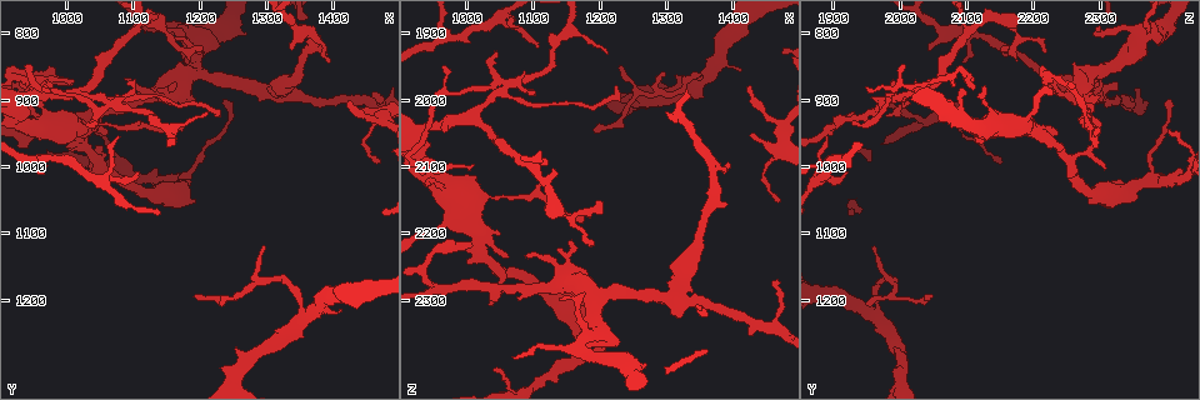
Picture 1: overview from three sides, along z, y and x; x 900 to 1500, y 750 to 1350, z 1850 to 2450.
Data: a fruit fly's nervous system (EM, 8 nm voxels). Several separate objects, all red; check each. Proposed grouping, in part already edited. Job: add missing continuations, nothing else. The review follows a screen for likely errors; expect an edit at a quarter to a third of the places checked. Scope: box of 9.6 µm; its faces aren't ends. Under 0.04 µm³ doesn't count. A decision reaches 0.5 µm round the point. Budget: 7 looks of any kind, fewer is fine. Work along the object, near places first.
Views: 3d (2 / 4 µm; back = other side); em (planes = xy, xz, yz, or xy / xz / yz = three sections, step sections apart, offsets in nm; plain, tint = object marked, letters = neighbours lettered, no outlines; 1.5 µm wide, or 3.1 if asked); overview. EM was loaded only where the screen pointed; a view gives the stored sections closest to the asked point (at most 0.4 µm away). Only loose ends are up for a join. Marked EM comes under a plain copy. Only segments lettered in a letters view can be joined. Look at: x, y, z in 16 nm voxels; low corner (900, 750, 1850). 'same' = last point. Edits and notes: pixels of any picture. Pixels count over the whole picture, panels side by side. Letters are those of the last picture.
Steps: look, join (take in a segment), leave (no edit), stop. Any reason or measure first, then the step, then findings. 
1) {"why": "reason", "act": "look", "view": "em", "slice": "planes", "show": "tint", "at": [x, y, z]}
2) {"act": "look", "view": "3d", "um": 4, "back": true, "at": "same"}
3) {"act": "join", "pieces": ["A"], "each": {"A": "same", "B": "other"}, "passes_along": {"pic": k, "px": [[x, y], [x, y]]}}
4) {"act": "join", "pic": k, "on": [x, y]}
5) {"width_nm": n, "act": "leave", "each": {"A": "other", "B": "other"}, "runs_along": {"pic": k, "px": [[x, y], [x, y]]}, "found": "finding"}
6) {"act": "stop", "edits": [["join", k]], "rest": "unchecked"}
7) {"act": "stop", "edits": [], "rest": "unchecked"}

{"why": "thin end", "act": "look", "view": "3d", "um": 4, "at": [1240, 905, 2410]}

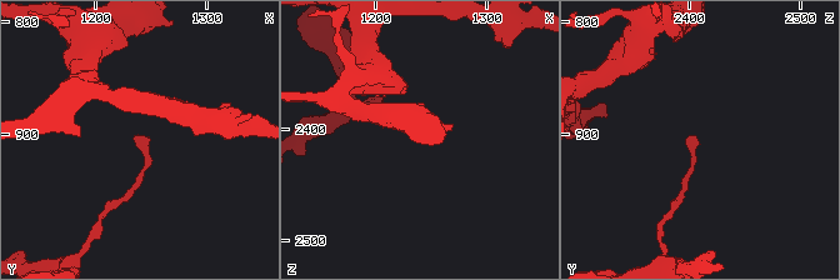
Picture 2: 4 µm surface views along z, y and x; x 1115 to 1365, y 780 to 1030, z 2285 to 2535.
{"act": "look", "view": "em", "slice": "planes", "show": "tint", "at": [1236, 900, 2406]}

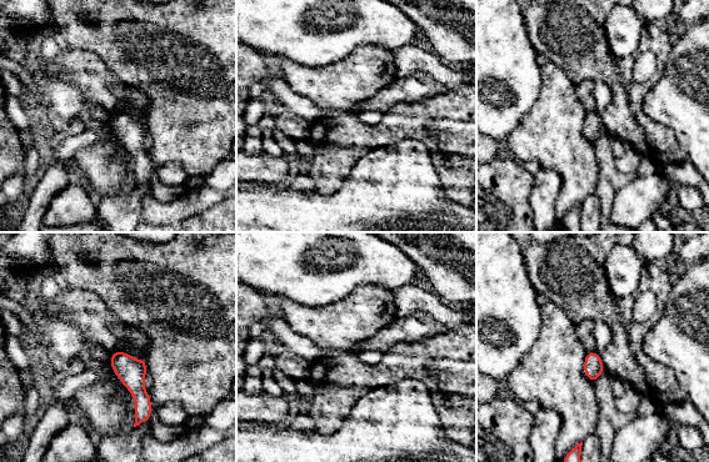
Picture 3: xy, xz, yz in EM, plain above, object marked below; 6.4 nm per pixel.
{"act": "look", "view": "em", "slice": "planes", "show": "letters", "at": "same"}

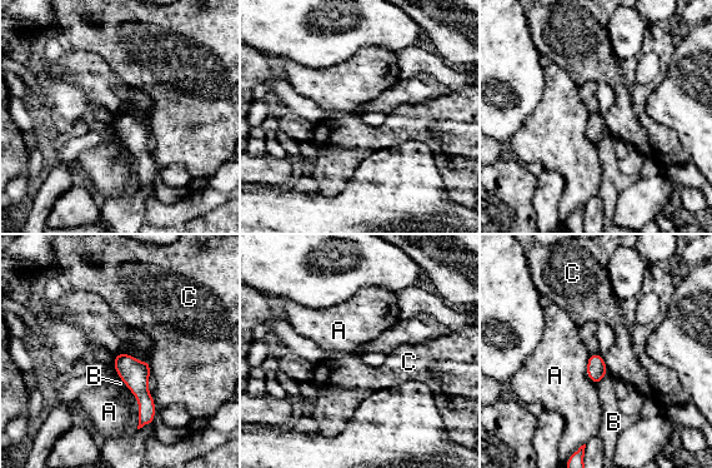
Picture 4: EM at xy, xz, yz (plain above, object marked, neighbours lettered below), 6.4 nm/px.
{"act": "leave", "each": {"A": "other", "B": "other", "C": "other"}, "border": {"pic": 4, "px": [[602, 358], [608, 372]]}, "found": "no lettered segment goes on from it"}

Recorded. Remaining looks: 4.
{"why": "an open end", "act": "look", "view": "em", "slice": "planes", "show": "letters", "at": [1175, 940, 2175]}

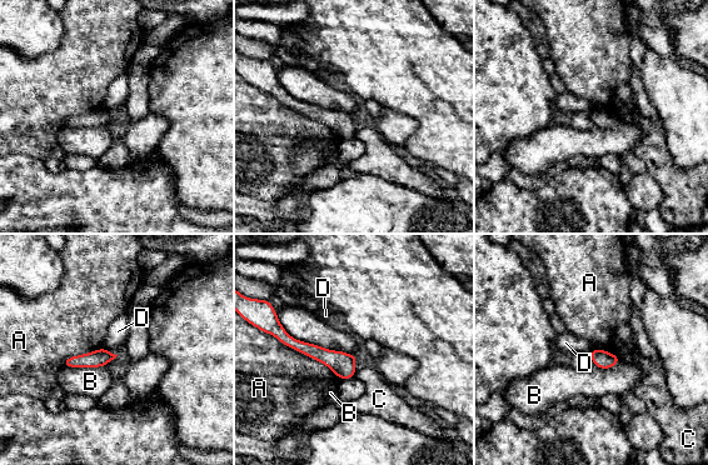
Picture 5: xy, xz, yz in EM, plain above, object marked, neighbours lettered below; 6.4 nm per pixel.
{"longest_contact_nm": ["A", 500], "act": "leave", "each": {"A": "other", "B": "other", "C": "other", "D": "other"}, "found": "none of them fits"}

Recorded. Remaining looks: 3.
{"why": "tapers out", "act": "look", "view": "em", "slice": "planes", "show": "tint", "at": [1425, 905, 1980]}

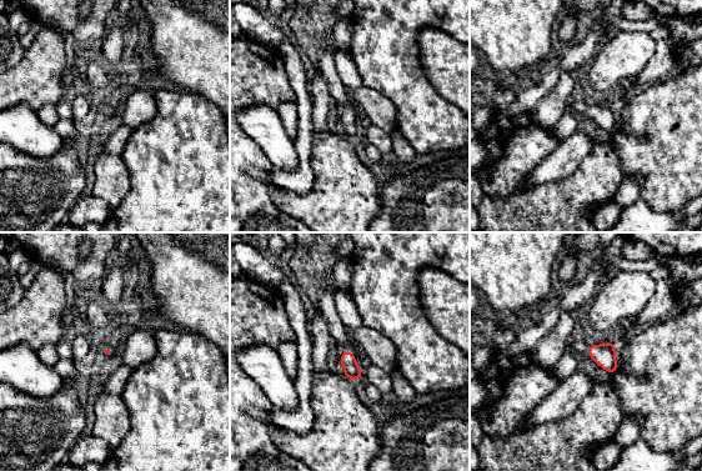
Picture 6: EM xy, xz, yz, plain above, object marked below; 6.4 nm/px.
{"why": "see the neighbours", "act": "look", "view": "em", "slice": "planes", "show": "letters", "at": "same"}

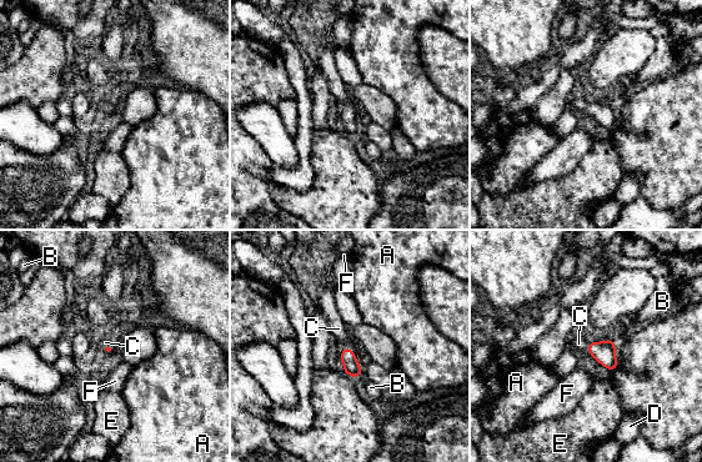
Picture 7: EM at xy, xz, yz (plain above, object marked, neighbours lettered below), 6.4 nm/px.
{"act": "join", "pieces": ["C"], "each": {"A": "other", "B": "other", "C": "same", "D": "other", "E": "other", "F": "other"}, "passes_along": {"pic": 7, "px": [[603, 352], [588, 346], [578, 344]]}, "found": "it goes on there"}

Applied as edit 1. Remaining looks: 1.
{"act": "stop", "edits": [["join", 7]], "rest": "unchecked"}

